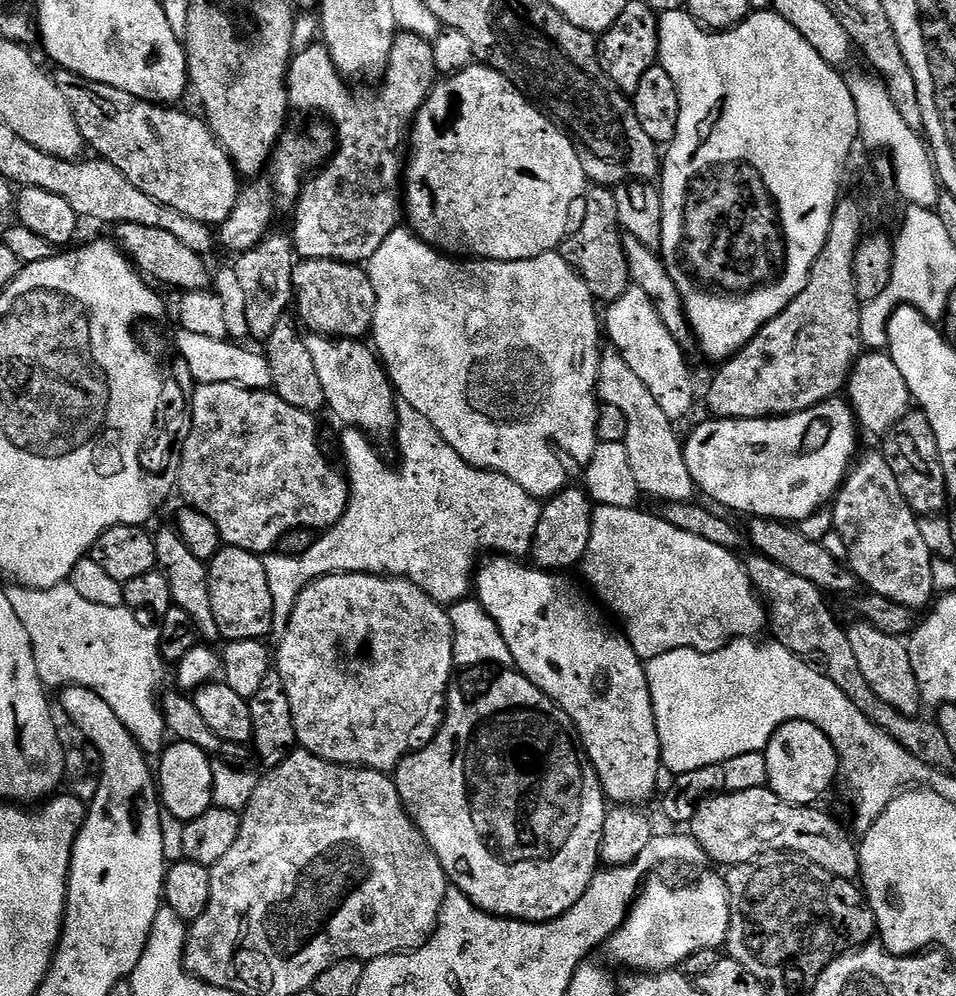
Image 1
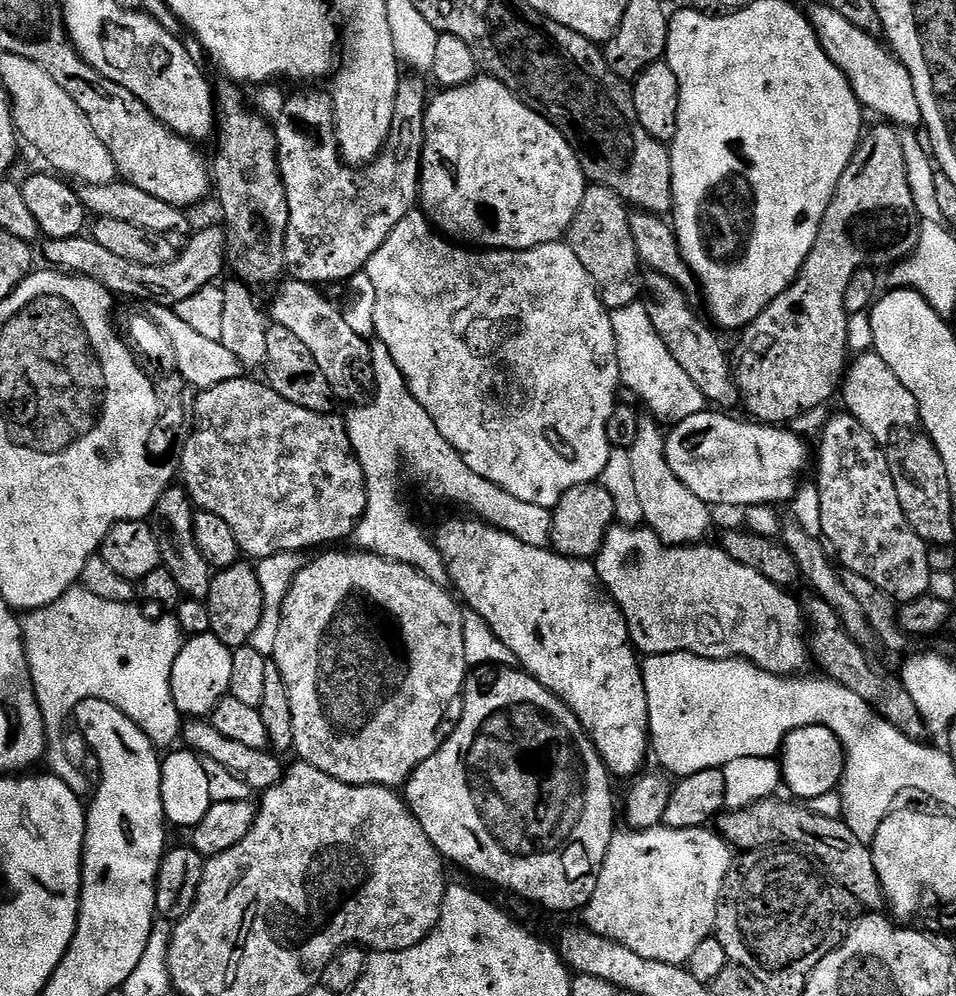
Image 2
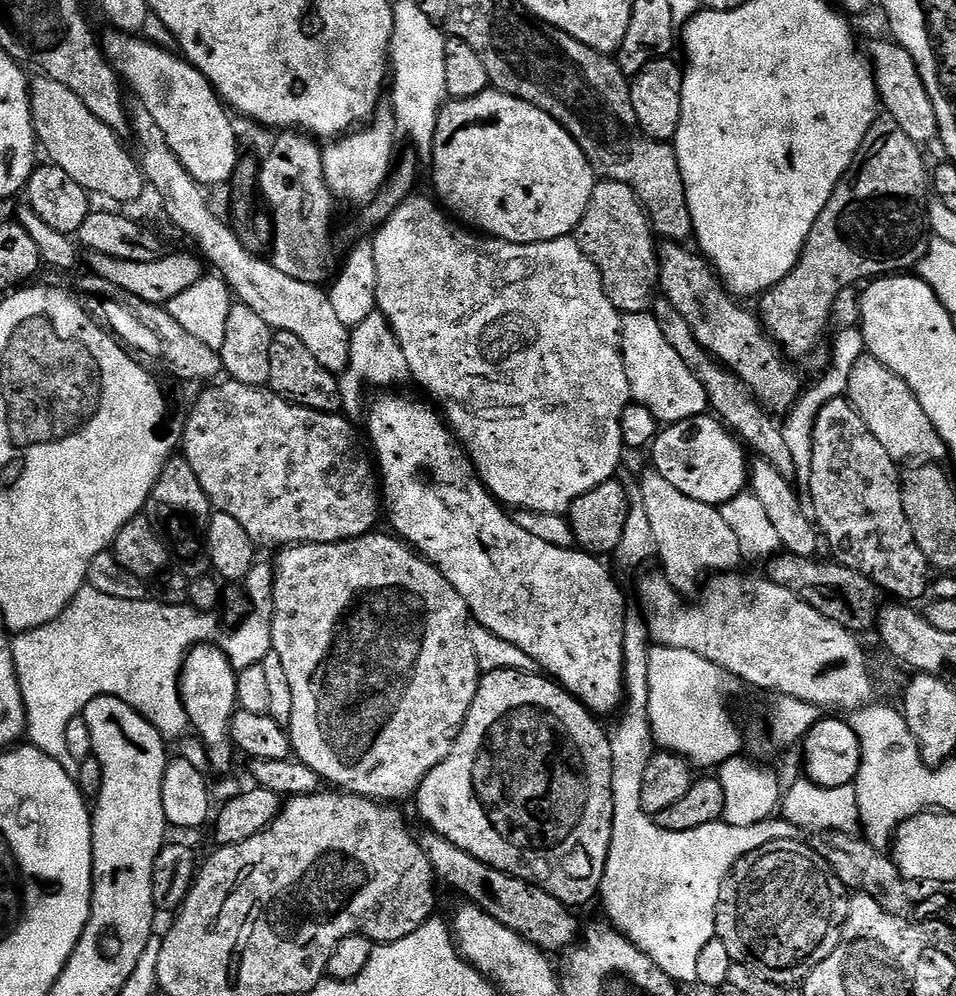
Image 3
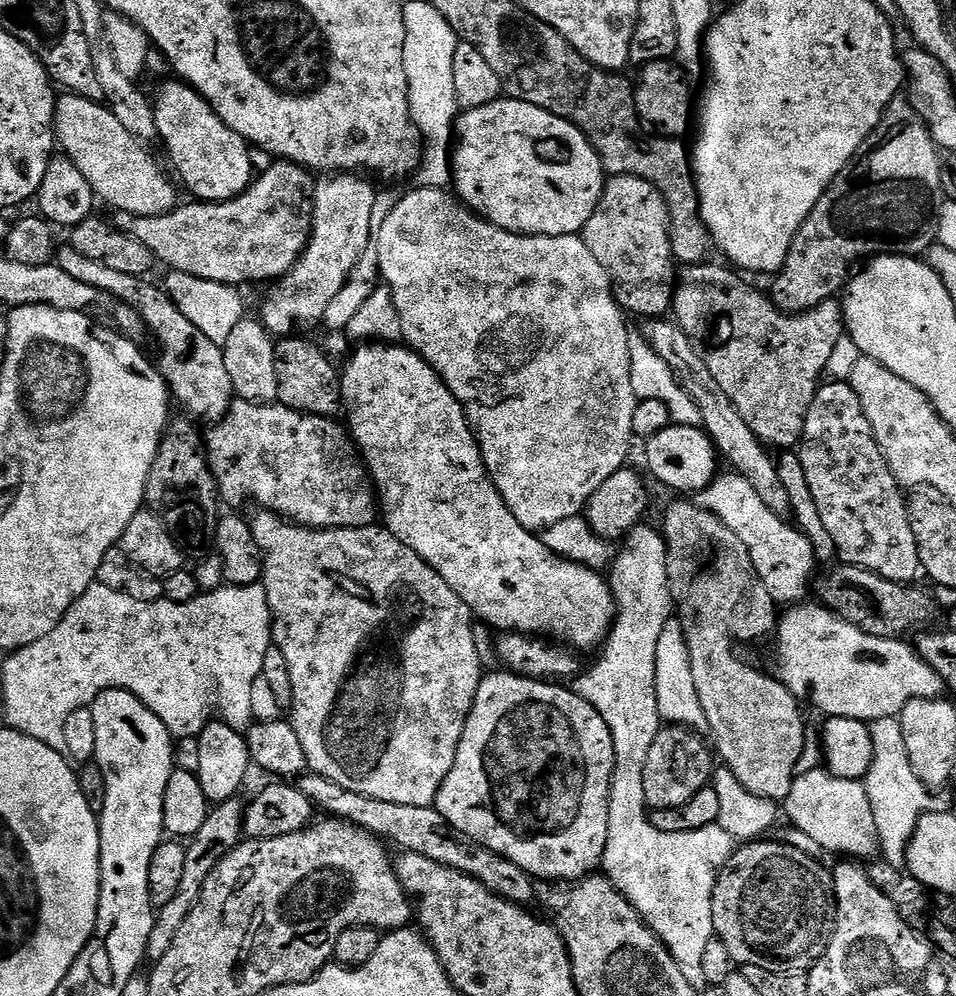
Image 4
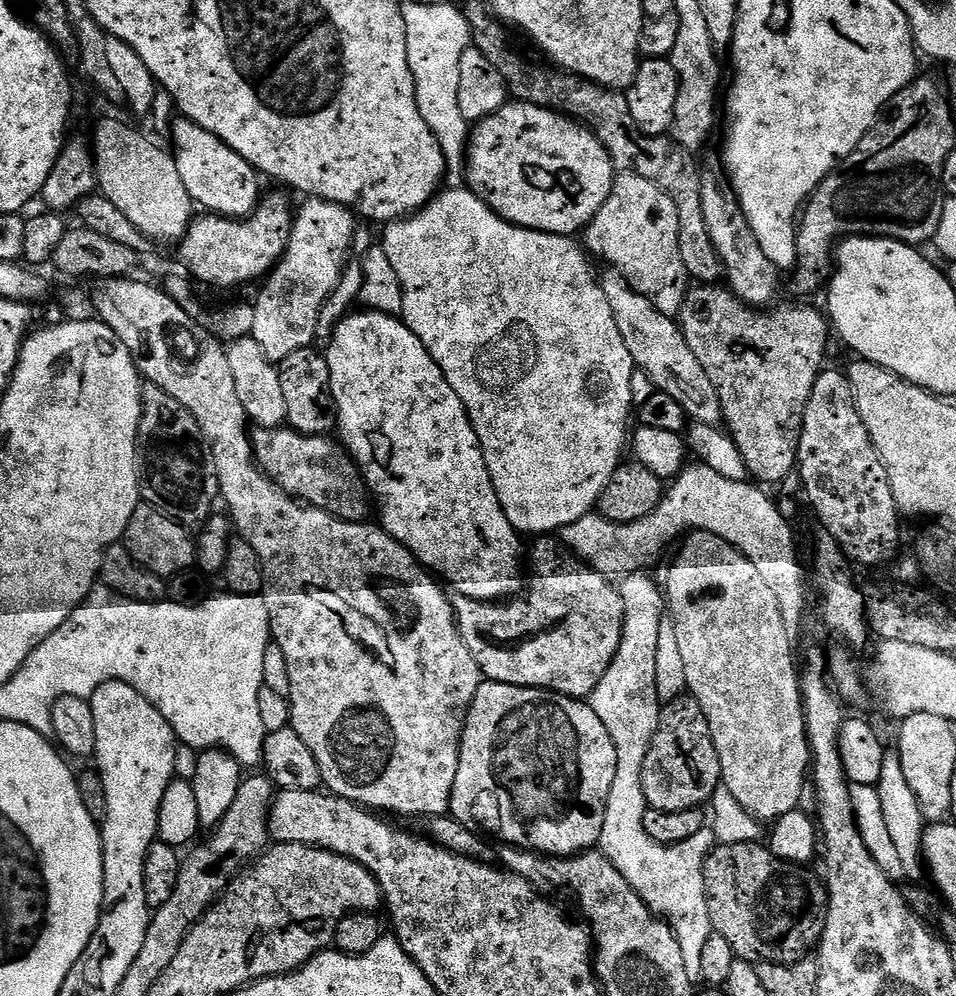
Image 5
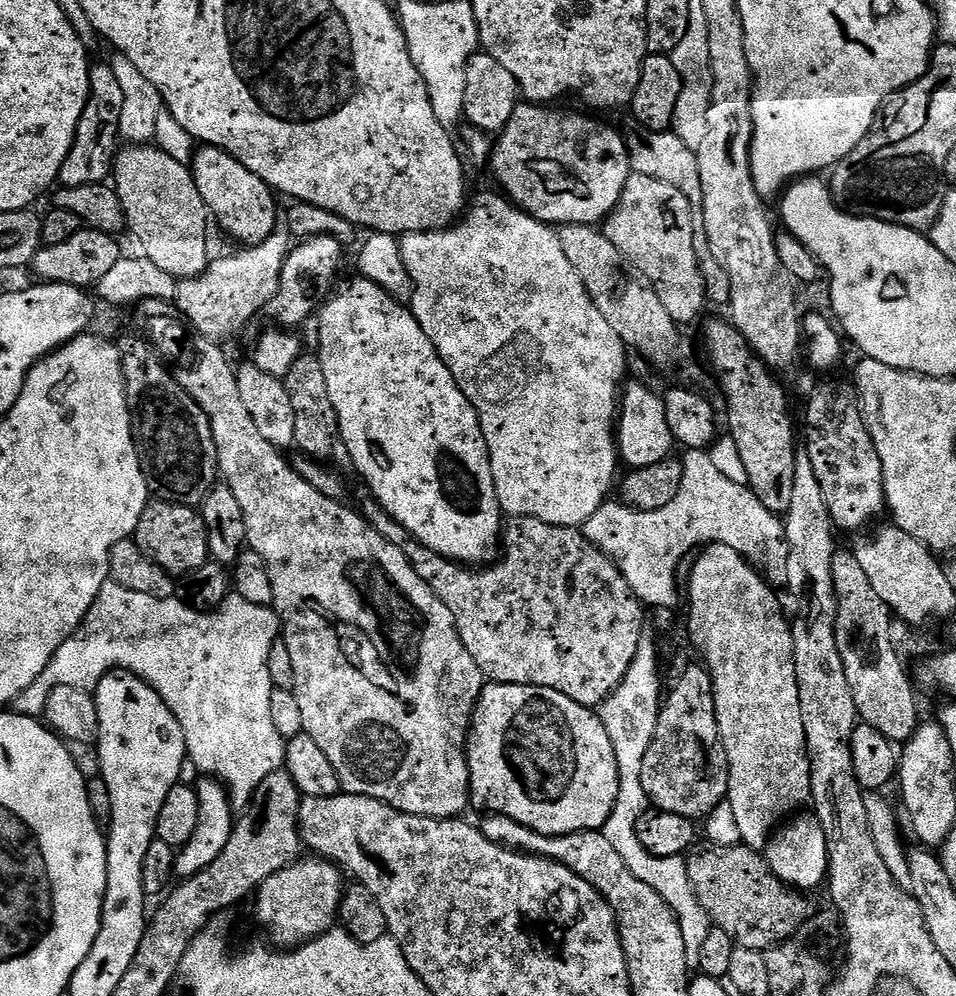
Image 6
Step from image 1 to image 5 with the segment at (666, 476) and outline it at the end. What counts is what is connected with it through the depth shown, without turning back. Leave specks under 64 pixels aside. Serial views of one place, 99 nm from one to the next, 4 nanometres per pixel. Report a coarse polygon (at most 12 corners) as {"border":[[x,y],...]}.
{"border":[[690,532],[666,608],[722,787],[761,822],[812,754],[754,562]]}

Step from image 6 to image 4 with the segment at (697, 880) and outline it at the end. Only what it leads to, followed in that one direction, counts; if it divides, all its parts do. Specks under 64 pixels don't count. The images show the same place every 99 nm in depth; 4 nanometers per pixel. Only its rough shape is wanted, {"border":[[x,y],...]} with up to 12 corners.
{"border":[[776,838],[712,895],[740,966],[799,976],[836,929],[832,872]]}

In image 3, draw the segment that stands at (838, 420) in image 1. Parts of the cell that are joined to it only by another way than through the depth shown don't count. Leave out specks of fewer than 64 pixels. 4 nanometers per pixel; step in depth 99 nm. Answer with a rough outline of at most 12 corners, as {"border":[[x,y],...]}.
{"border":[[712,414],[667,425],[654,471],[698,502],[745,491],[745,445]]}

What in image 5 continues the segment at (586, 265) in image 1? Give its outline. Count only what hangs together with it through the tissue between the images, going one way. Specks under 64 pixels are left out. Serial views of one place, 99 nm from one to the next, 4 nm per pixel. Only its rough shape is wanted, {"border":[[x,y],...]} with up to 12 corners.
{"border":[[619,173],[582,244],[659,312],[679,317],[690,277],[678,206]]}

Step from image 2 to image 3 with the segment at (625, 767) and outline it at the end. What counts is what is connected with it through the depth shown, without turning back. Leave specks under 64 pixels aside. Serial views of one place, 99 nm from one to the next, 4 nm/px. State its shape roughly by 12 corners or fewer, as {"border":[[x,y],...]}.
{"border":[[431,403],[368,440],[391,531],[605,718],[624,596],[522,530]]}

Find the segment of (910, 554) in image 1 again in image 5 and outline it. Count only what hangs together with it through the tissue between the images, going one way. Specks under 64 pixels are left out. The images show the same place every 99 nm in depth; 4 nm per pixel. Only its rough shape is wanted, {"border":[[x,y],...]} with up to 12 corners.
{"border":[[847,375],[810,390],[798,477],[853,565],[895,561],[902,513]]}

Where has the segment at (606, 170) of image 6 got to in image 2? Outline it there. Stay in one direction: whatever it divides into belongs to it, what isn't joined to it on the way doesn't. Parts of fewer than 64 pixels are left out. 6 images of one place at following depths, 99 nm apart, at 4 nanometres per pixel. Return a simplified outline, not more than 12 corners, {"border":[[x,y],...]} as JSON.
{"border":[[493,76],[431,97],[424,215],[480,250],[563,241],[564,135]]}

